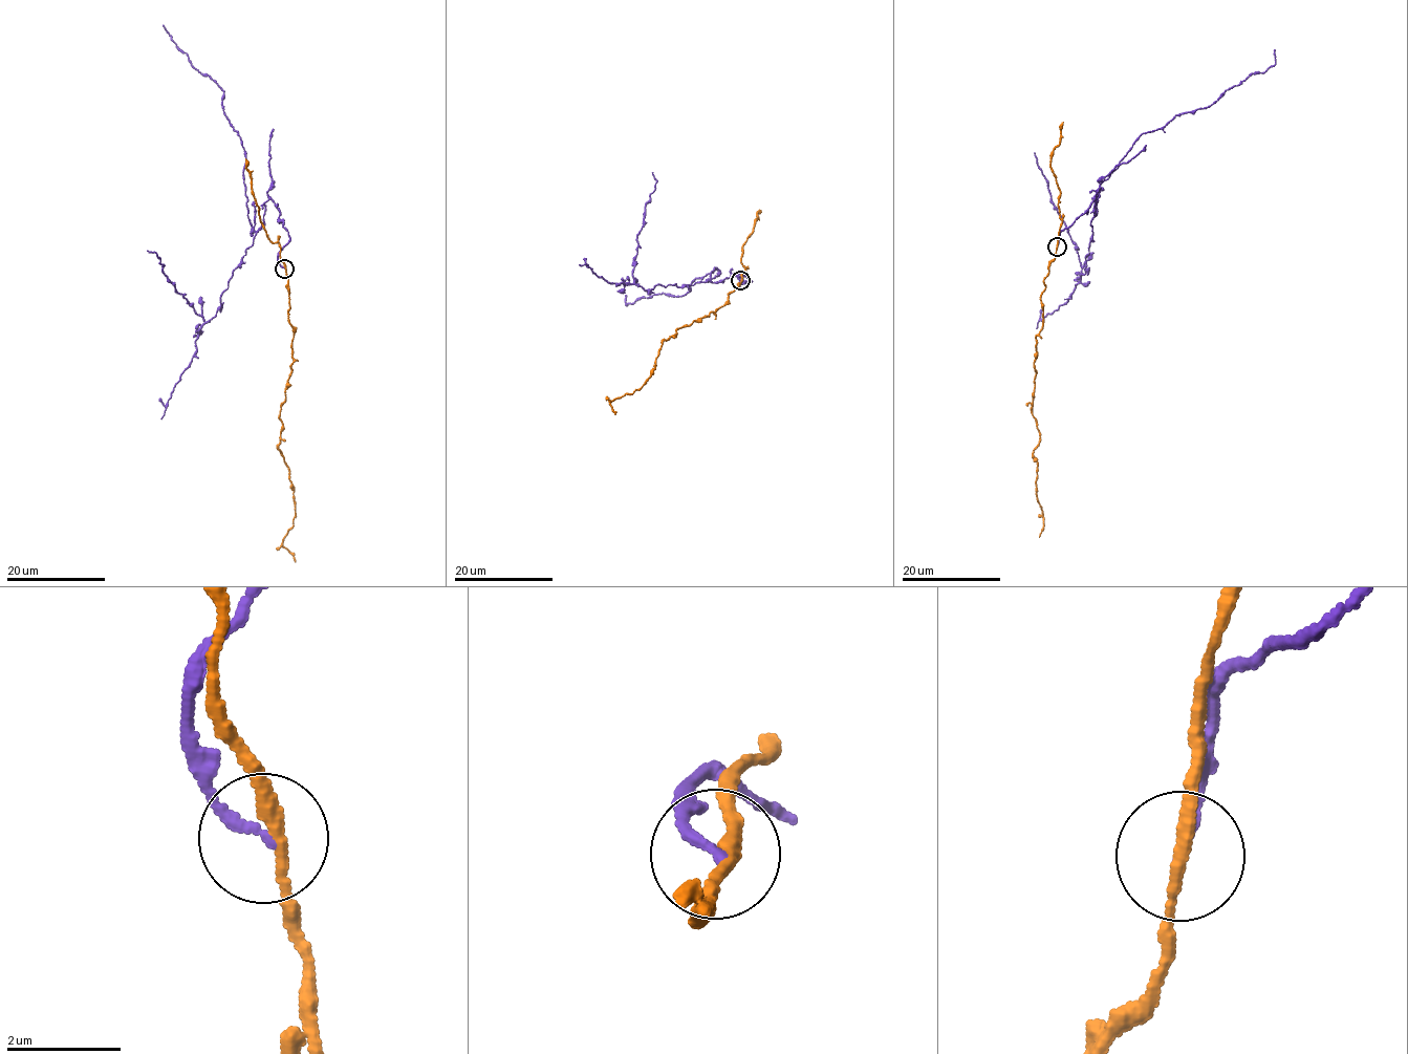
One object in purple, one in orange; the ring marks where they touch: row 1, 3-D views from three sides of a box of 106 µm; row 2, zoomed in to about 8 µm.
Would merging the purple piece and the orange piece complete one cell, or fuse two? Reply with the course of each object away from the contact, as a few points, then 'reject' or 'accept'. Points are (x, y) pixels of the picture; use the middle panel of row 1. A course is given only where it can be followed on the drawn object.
course purple (740, 280), (751, 281), (732, 274), (713, 282), (715, 266), (678, 296), (627, 304), (625, 295); course orange (741, 280), (728, 295), (723, 306), (680, 327), (662, 343), (645, 383), (632, 394), (610, 403), (615, 414); reject

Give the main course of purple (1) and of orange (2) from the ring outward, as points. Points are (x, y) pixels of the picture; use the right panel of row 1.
1: (1057, 246), (1059, 232), (1085, 212), (1096, 191), (1096, 214), (1099, 185), (1141, 134), (1263, 72), (1275, 49)
2: (1056, 248), (1044, 279), (1043, 329), (1036, 336), (1032, 413), (1039, 437), (1033, 453), (1043, 524), (1038, 537)

